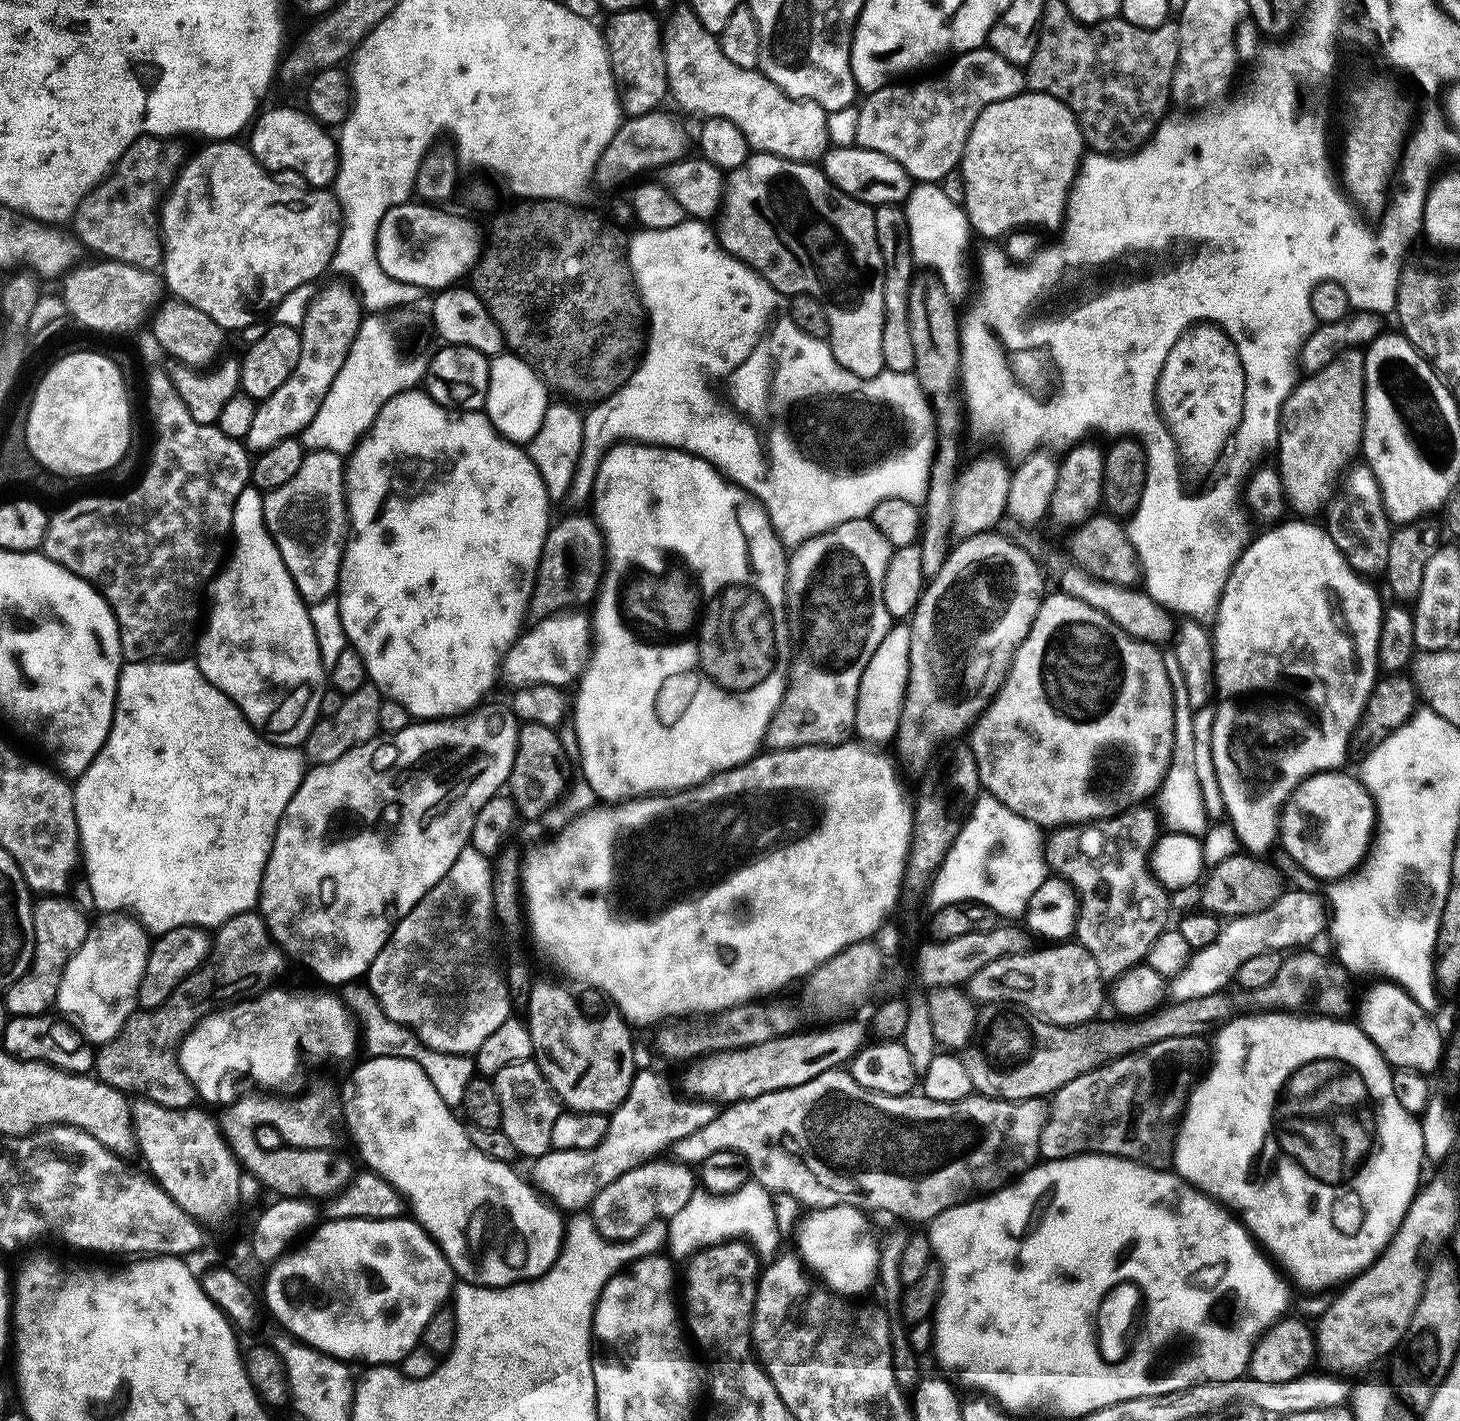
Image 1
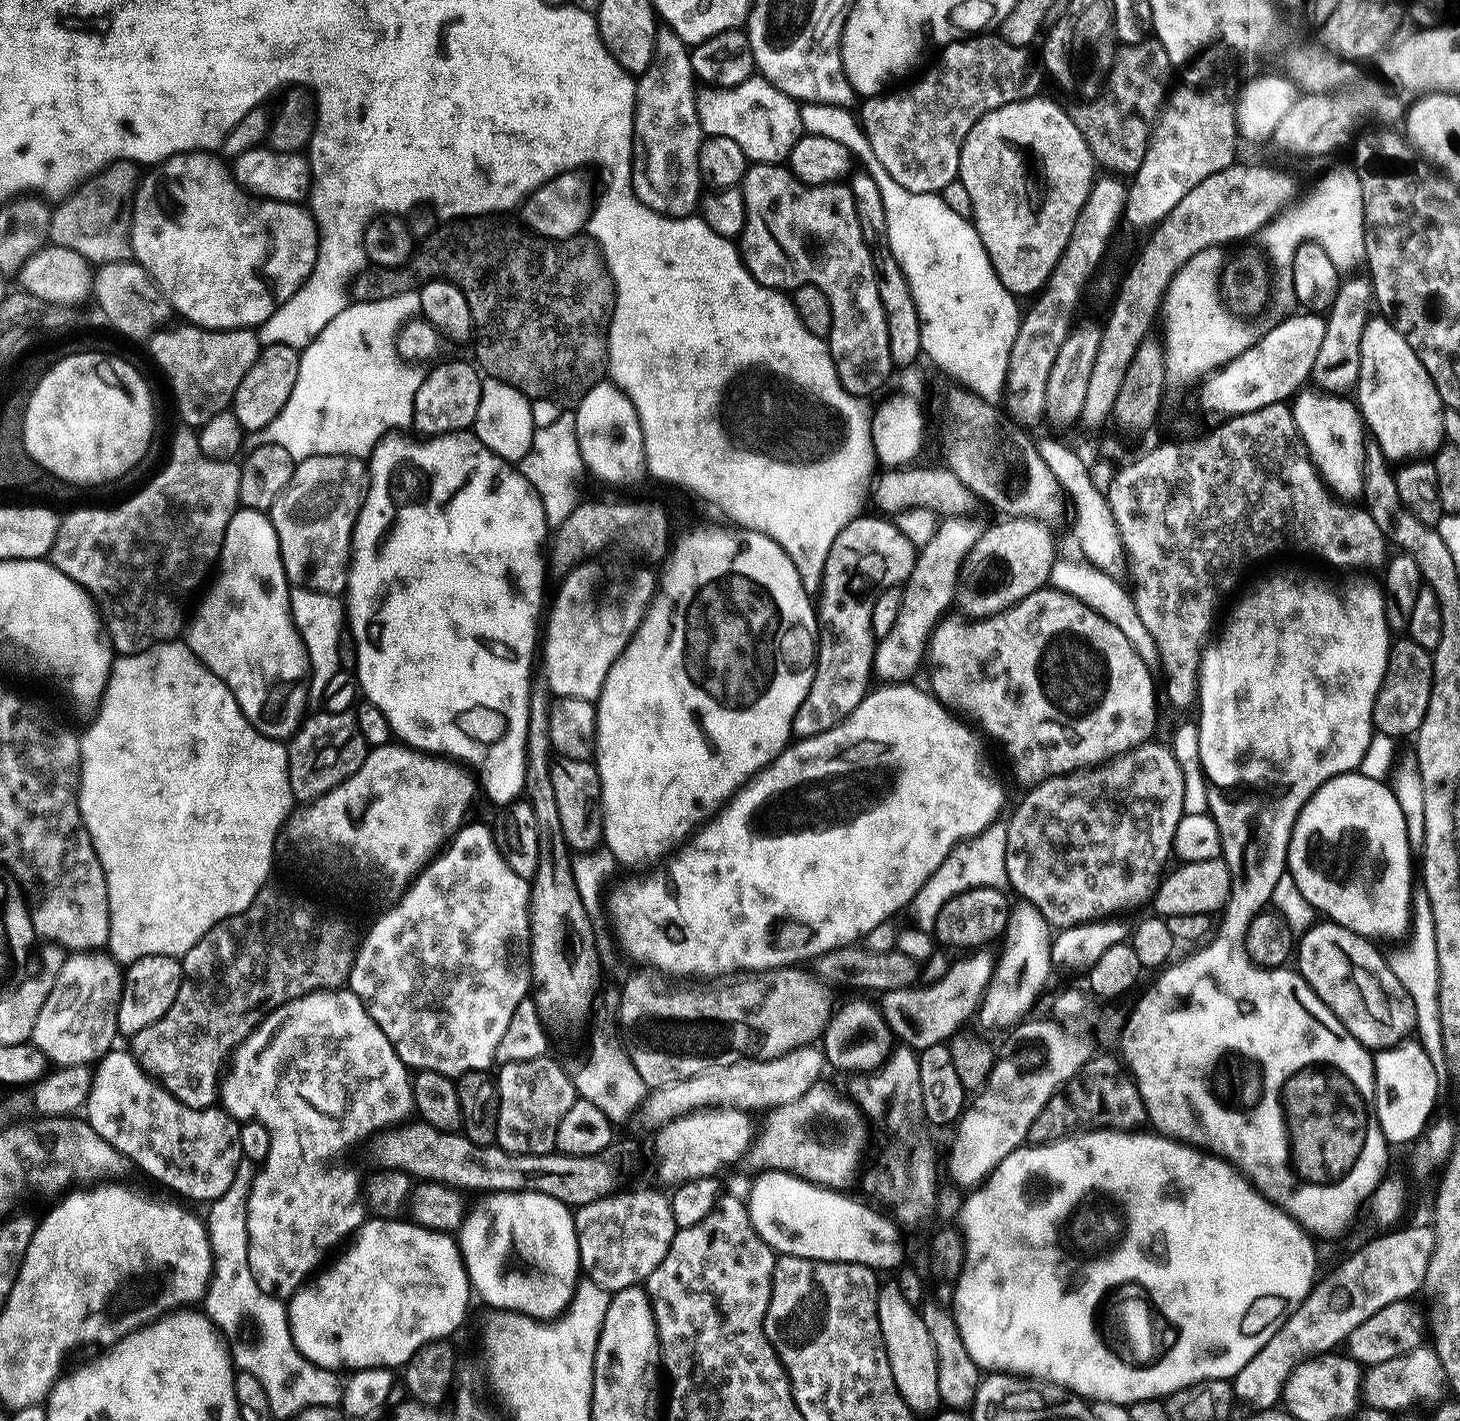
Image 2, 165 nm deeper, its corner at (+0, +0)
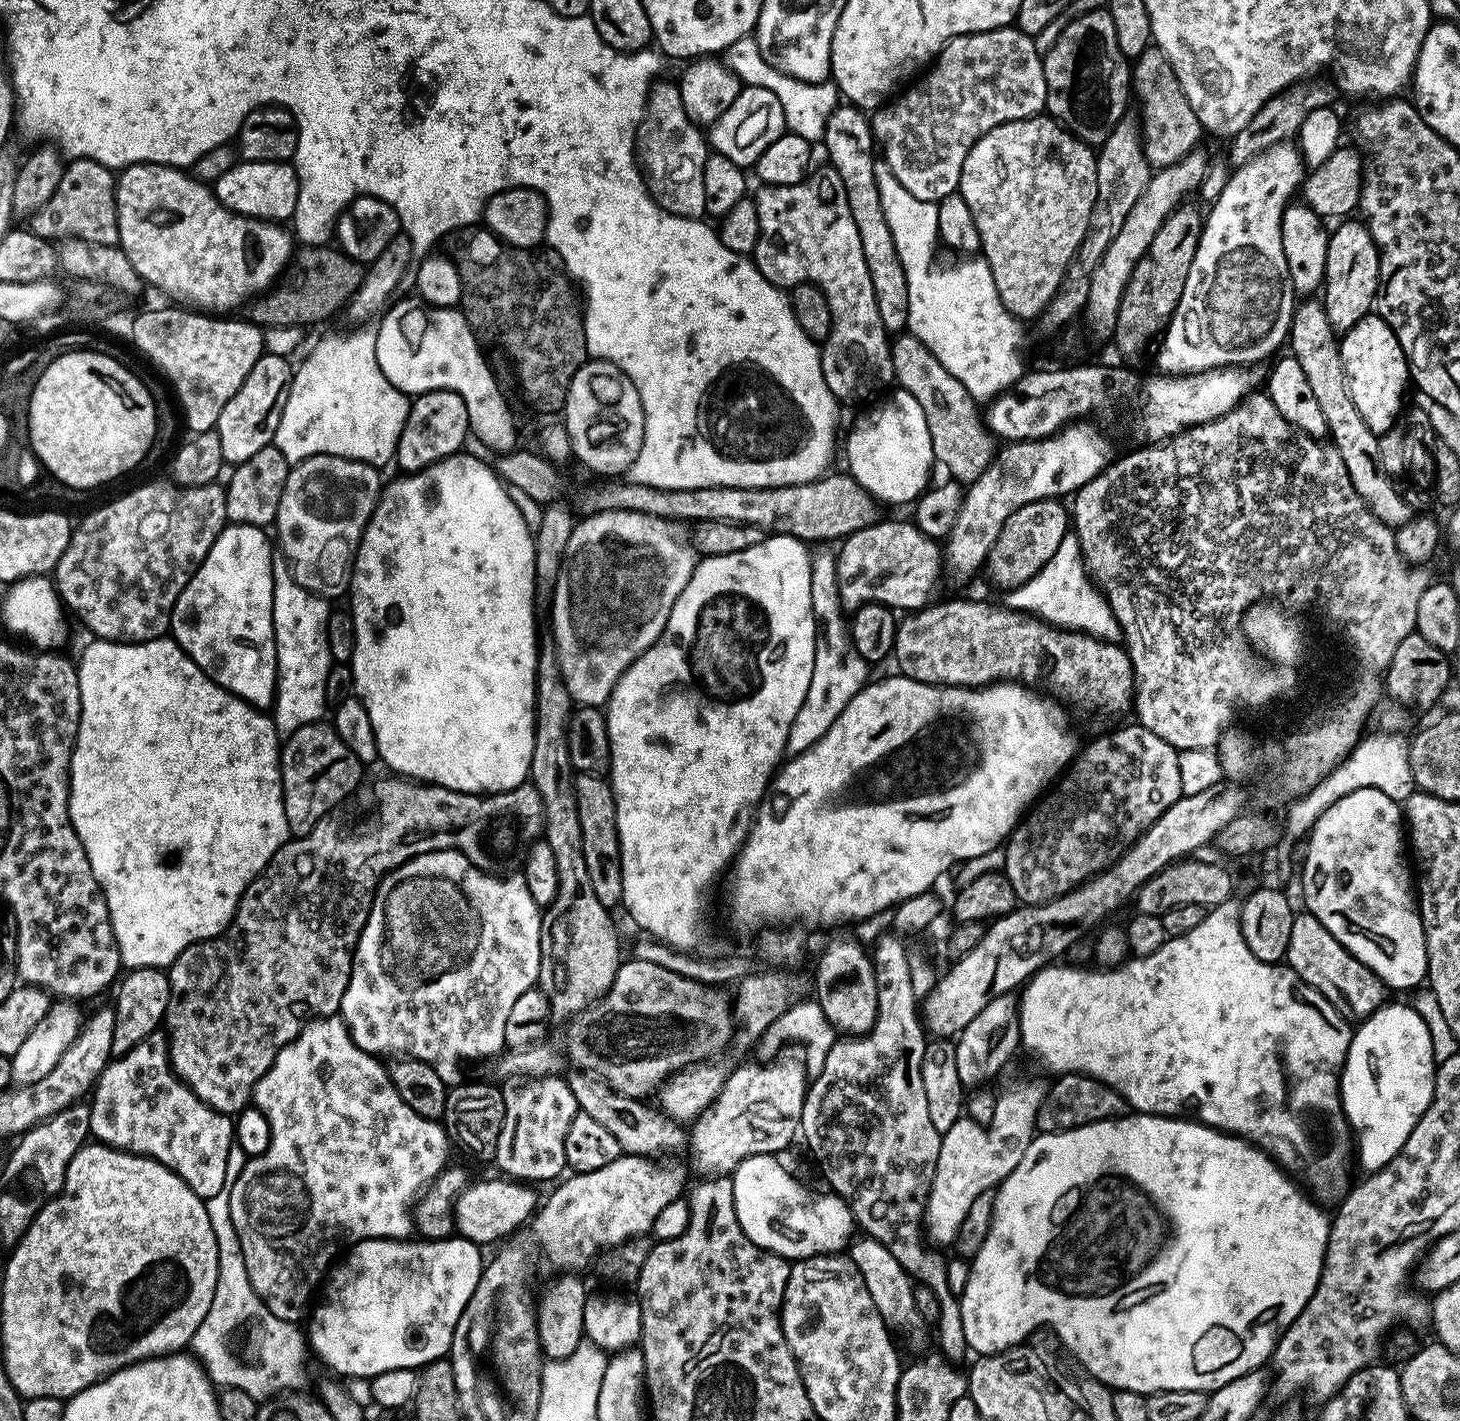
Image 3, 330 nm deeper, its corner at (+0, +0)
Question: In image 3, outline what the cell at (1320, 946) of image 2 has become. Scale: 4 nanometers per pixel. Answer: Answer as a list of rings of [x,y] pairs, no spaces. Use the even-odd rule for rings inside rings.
[[[1304,910],[1301,913],[1292,918],[1287,967],[1293,968],[1310,987],[1325,996],[1349,1022],[1359,1022],[1379,1010],[1386,1000],[1386,985],[1366,965],[1358,962],[1354,954],[1347,952],[1342,942],[1338,942],[1338,938],[1334,938],[1334,934],[1330,934],[1311,912]]]

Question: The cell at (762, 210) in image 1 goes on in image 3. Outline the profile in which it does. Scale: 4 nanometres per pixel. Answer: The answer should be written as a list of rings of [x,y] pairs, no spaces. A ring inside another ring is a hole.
[[[823,166],[813,171],[811,174],[790,186],[761,187],[760,193],[754,196],[756,209],[758,210],[758,242],[754,253],[754,263],[756,269],[772,284],[785,290],[791,290],[797,284],[816,284],[826,294],[826,302],[830,302],[830,314],[832,315],[832,329],[827,340],[823,341],[820,349],[820,361],[822,362],[822,374],[826,378],[826,386],[830,386],[830,394],[836,396],[841,405],[856,404],[859,400],[871,401],[875,392],[883,393],[885,389],[895,381],[894,366],[892,365],[892,345],[890,343],[890,333],[882,326],[882,317],[878,315],[878,302],[874,298],[874,285],[870,283],[870,270],[866,270],[866,257],[862,254],[862,238],[858,238],[858,226],[854,226],[854,214],[850,214],[850,202],[846,202],[846,190],[842,186],[842,178],[838,178],[838,170],[830,166]]]

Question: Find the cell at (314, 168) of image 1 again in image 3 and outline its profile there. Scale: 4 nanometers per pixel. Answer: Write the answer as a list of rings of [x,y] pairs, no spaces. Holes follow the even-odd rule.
[[[237,162],[214,185],[218,202],[231,212],[237,212],[250,218],[271,220],[273,222],[291,221],[298,206],[298,174],[291,163],[285,162]]]

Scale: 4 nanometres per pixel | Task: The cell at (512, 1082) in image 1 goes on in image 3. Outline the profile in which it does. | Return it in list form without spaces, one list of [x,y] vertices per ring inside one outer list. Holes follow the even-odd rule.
[[[556,1074],[510,1076],[503,1081],[500,1093],[506,1102],[506,1118],[502,1134],[498,1134],[494,1164],[504,1171],[501,1173],[505,1177],[518,1182],[555,1181],[561,1175],[559,1172],[568,1168],[566,1130],[570,1130],[578,1109],[574,1090],[570,1090],[567,1079],[560,1078]]]

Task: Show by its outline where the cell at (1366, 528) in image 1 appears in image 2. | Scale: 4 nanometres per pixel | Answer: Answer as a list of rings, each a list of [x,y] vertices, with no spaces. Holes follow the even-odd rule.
[[[1304,390],[1291,401],[1292,417],[1296,423],[1295,429],[1300,433],[1308,456],[1313,466],[1320,473],[1320,479],[1341,501],[1354,502],[1365,495],[1366,471],[1364,459],[1366,457],[1366,425],[1358,411],[1357,405],[1351,399],[1338,394],[1323,394],[1318,390]]]

